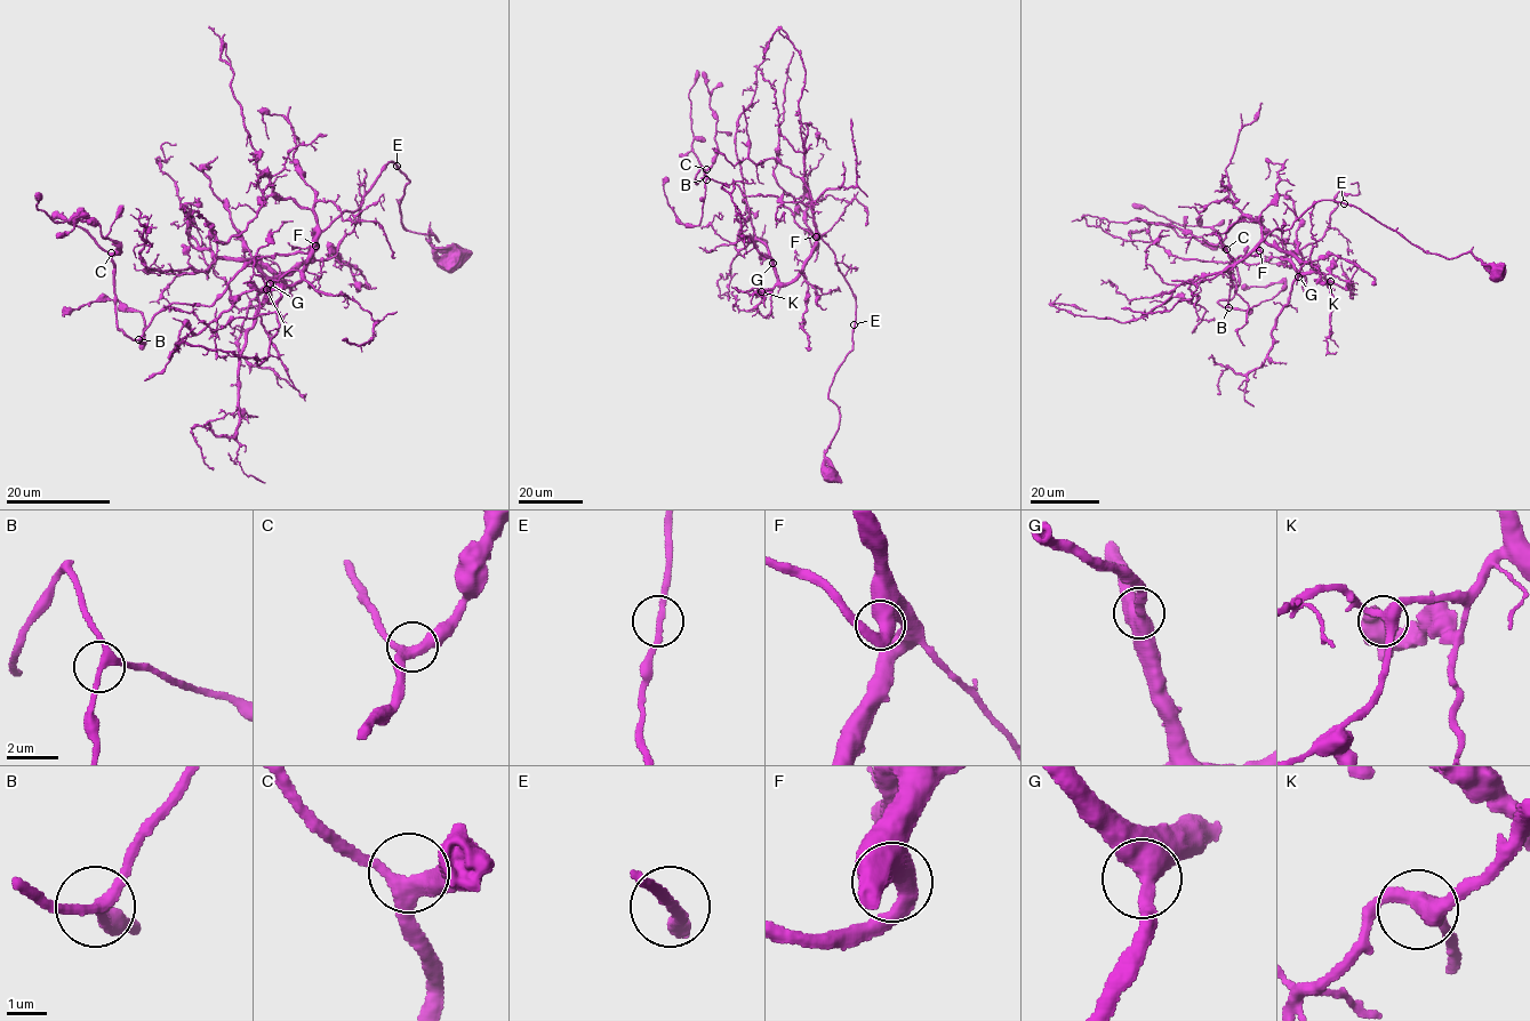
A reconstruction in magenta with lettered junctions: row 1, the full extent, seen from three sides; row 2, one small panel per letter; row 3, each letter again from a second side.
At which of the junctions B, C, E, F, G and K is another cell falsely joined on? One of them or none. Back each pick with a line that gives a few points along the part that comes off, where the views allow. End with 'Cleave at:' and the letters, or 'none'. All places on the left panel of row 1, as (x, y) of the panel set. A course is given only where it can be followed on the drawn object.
Cleave at: none

